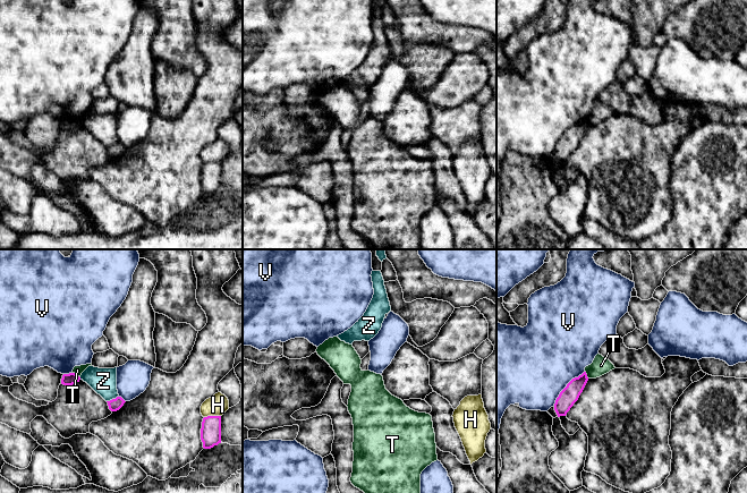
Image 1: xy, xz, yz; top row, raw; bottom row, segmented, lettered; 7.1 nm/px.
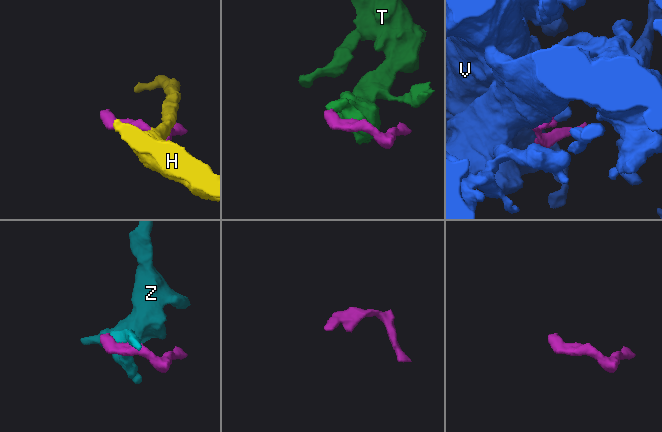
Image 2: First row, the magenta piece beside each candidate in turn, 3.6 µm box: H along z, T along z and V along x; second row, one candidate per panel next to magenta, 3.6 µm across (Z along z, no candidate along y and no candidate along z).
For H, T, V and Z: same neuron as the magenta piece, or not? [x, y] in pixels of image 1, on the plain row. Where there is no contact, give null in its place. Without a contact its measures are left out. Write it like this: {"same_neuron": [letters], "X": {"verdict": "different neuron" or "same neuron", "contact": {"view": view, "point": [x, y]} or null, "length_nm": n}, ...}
{"same_neuron": ["T"], "H": {"verdict": "different neuron", "contact": {"view": "xy", "point": [212, 162]}, "length_nm": 120}, "T": {"verdict": "same neuron", "contact": {"view": "xy", "point": [76, 120]}, "length_nm": 70}, "V": {"verdict": "different neuron", "contact": {"view": "yz", "point": [566, 133]}, "length_nm": 340}, "Z": {"verdict": "different neuron", "contact": {"view": "xy", "point": [112, 145]}, "length_nm": 100}}

